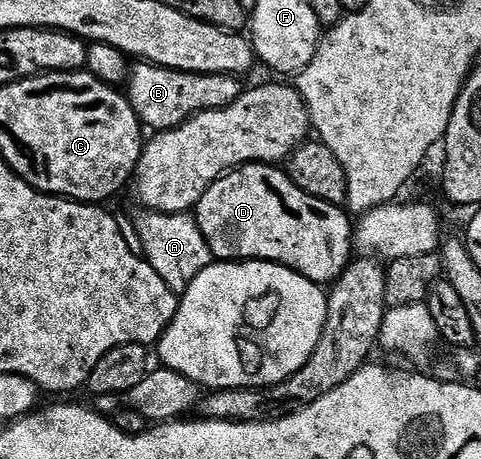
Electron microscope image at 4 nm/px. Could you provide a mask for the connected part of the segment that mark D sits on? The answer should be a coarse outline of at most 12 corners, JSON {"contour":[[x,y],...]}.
{"contour":[[248,163],[200,197],[215,260],[263,259],[319,285],[352,262],[339,204]]}

